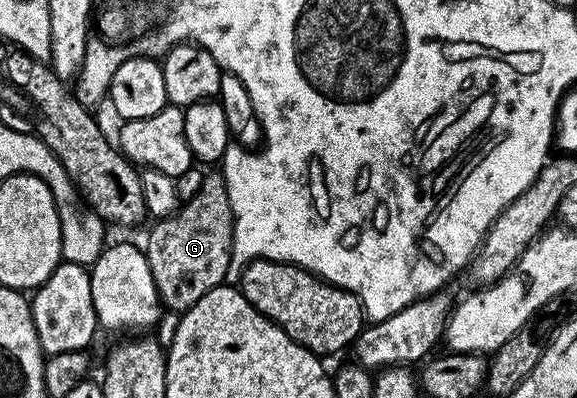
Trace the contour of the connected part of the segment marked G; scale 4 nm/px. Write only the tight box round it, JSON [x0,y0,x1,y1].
[144,171,234,313]

